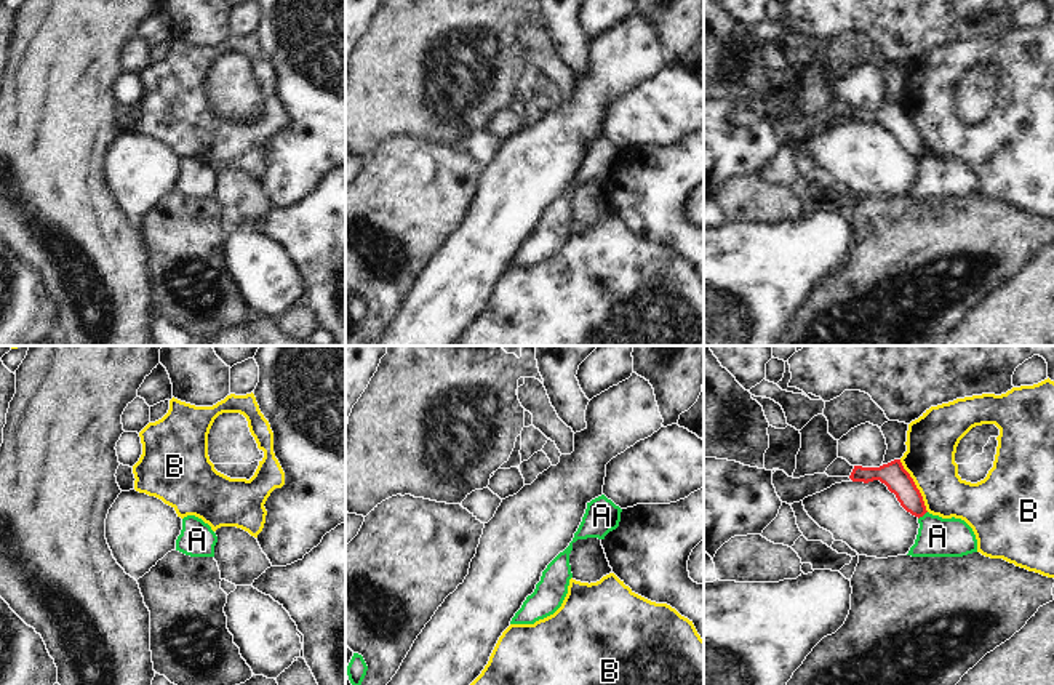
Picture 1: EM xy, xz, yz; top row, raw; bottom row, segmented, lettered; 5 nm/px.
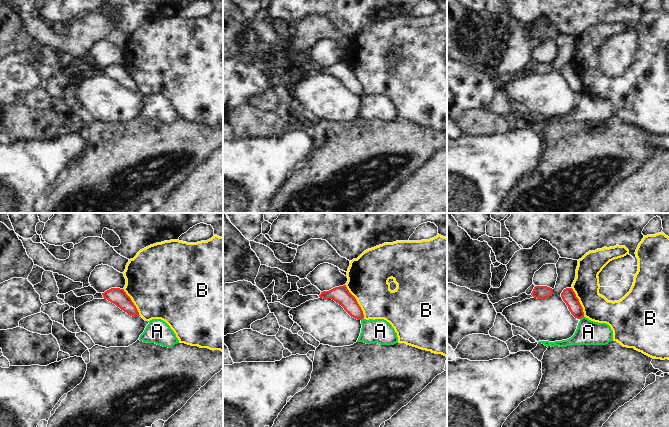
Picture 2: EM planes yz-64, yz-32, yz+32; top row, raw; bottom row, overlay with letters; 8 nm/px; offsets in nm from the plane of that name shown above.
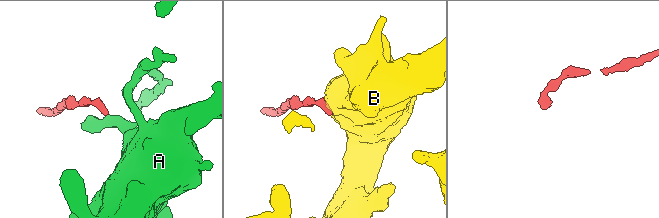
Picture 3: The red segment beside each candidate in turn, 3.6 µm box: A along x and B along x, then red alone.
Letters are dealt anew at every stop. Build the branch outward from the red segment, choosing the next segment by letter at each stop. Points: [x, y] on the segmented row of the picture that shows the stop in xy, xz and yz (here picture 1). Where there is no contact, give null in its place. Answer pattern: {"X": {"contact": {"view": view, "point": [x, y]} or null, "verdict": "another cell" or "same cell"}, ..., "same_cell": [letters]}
{"A": {"contact": {"view": "yz", "point": [922, 516]}, "verdict": "another cell"}, "B": {"contact": {"view": "yz", "point": [915, 485]}, "verdict": "another cell"}, "same_cell": []}

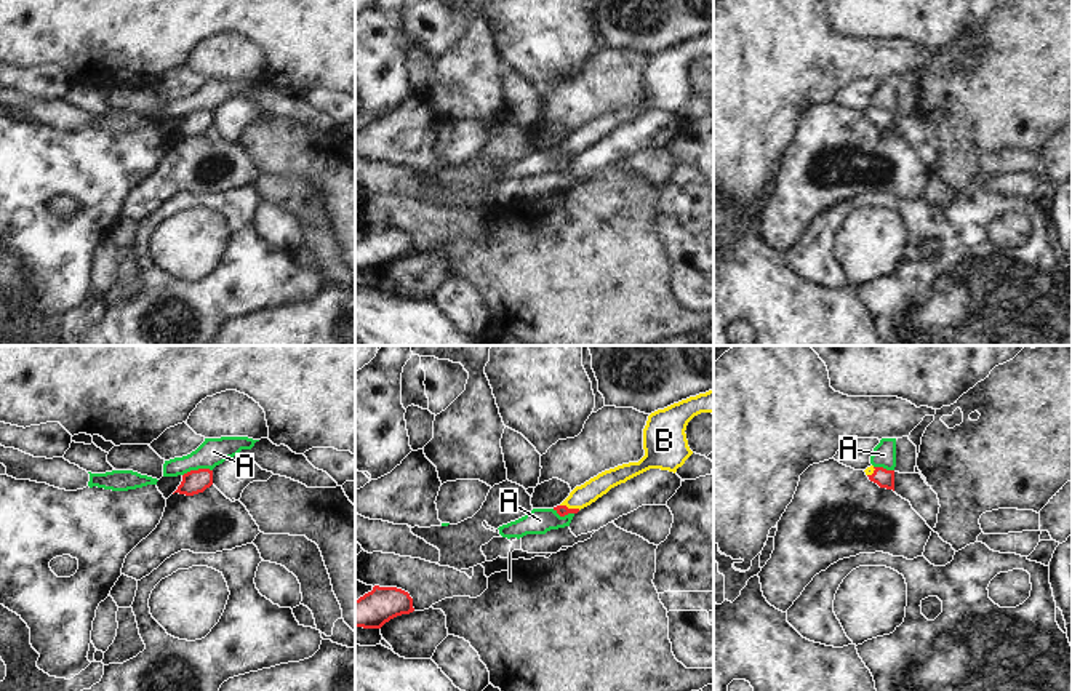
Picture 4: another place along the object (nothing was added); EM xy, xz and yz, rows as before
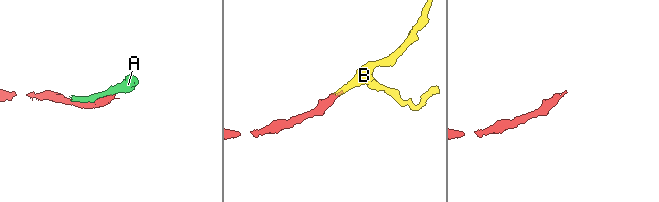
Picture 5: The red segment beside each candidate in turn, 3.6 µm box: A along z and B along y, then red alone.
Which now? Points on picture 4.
{"A": {"contact": {"view": "xy", "point": [199, 469]}, "verdict": "another cell"}, "B": {"contact": {"view": "xz", "point": [570, 509]}, "verdict": "same cell"}, "same_cell": ["B"]}

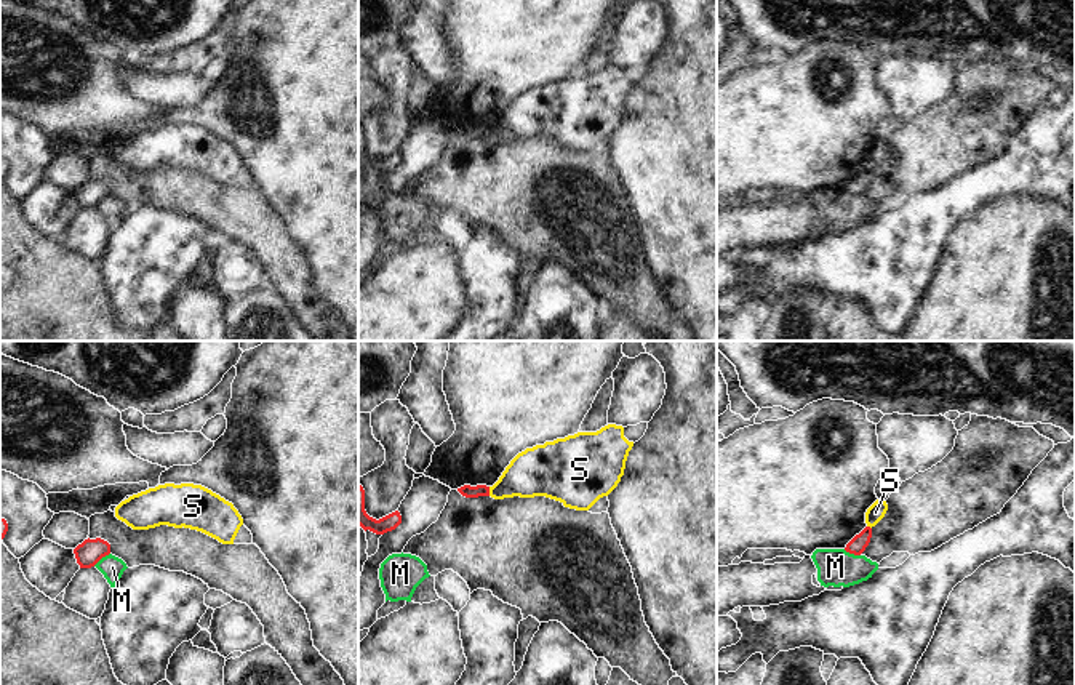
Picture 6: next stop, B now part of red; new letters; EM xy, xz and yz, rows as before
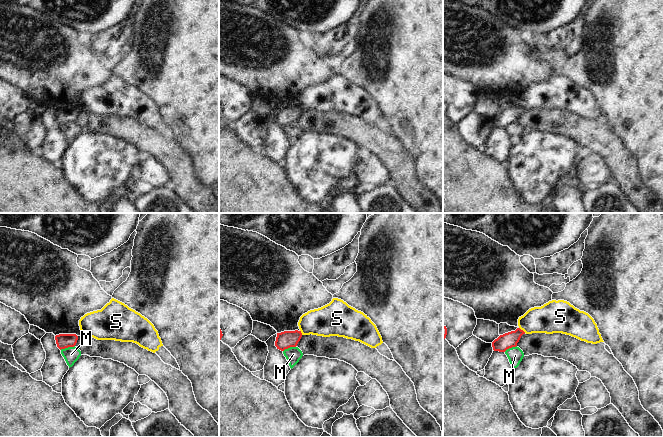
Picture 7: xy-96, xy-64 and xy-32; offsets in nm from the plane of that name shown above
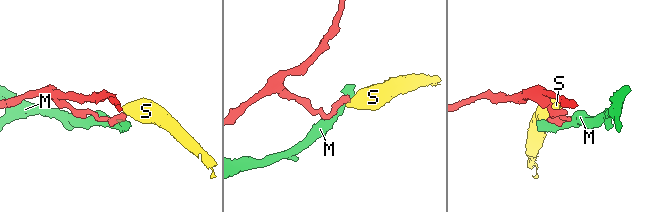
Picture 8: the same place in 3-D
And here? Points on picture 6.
{"M": {"contact": {"view": "xy", "point": [101, 557]}, "verdict": "another cell"}, "S": {"contact": {"view": "xz", "point": [488, 492]}, "verdict": "another cell"}, "same_cell": []}

